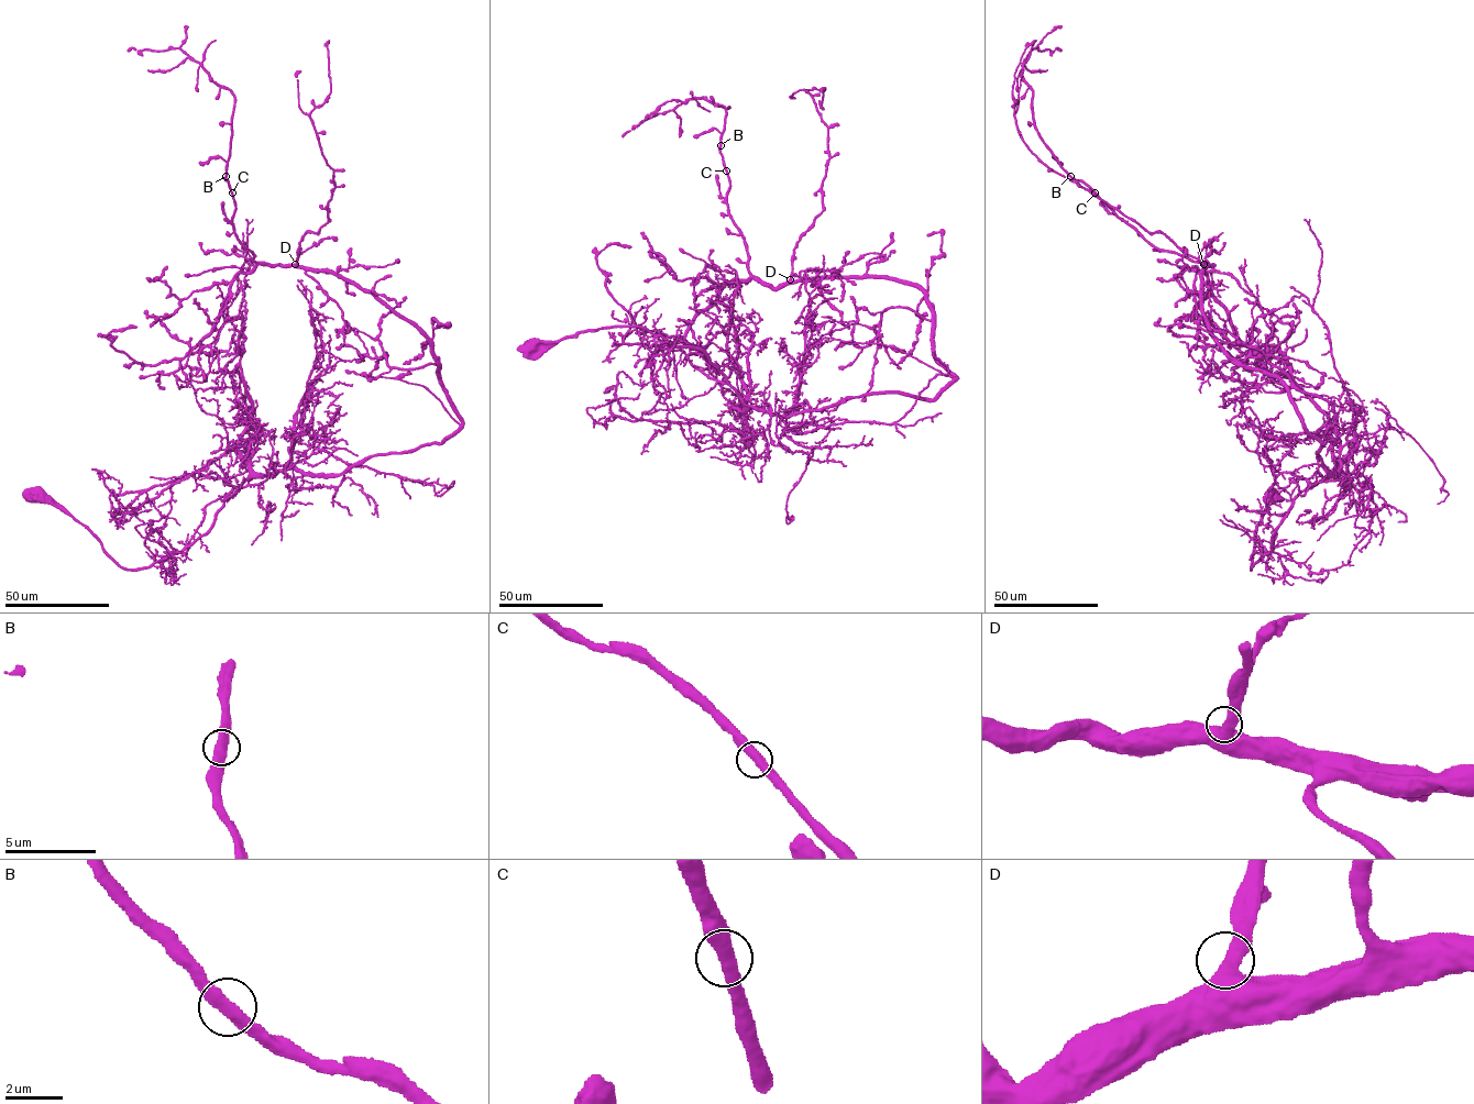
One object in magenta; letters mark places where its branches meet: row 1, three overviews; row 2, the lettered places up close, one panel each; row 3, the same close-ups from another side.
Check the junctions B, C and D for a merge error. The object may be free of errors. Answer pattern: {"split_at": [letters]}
{"split_at": []}

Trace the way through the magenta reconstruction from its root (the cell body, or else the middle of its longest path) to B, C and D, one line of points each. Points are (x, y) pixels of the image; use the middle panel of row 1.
B: (529, 345), (645, 327), (787, 416), (871, 394), (934, 399), (956, 377), (911, 284), (762, 285), (721, 145)
C: (529, 345), (645, 327), (787, 416), (871, 394), (934, 399), (956, 377), (911, 284), (762, 285), (726, 170)
D: (529, 345), (645, 327), (787, 416), (871, 394), (934, 399), (956, 377), (917, 288), (790, 279)

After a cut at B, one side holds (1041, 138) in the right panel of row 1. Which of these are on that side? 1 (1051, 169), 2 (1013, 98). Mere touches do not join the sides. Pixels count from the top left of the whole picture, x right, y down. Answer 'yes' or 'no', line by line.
1: no
2: no

